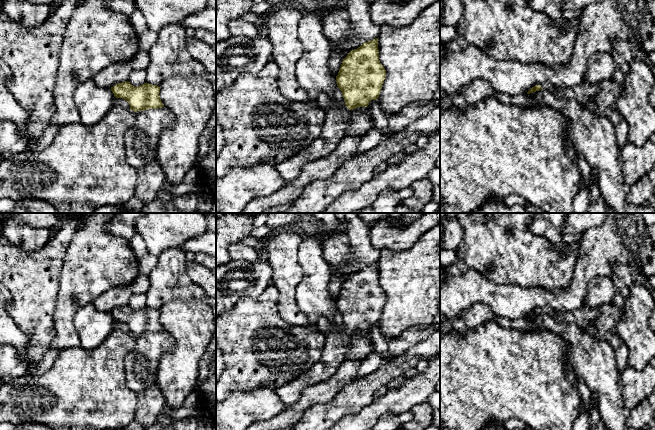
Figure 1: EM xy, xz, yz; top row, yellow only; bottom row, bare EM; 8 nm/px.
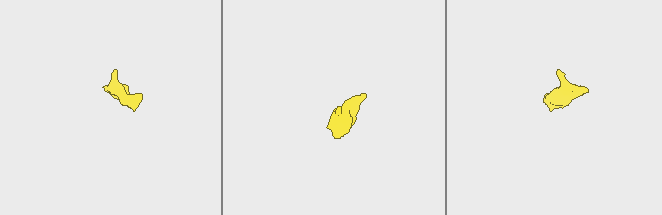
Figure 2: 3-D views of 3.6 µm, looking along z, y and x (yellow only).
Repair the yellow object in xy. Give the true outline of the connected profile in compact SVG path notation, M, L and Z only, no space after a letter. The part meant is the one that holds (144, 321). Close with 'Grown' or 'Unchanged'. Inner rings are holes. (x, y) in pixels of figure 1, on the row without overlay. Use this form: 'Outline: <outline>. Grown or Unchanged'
Outline: M129 305L111 311L116 322L125 323L134 336L164 331L160 323L160 311L149 307L134 311Z. Unchanged

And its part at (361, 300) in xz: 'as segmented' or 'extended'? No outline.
extended

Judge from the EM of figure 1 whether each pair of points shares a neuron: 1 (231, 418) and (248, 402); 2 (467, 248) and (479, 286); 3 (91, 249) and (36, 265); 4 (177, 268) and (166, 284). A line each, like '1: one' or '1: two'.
1: one
2: two
3: two
4: one

